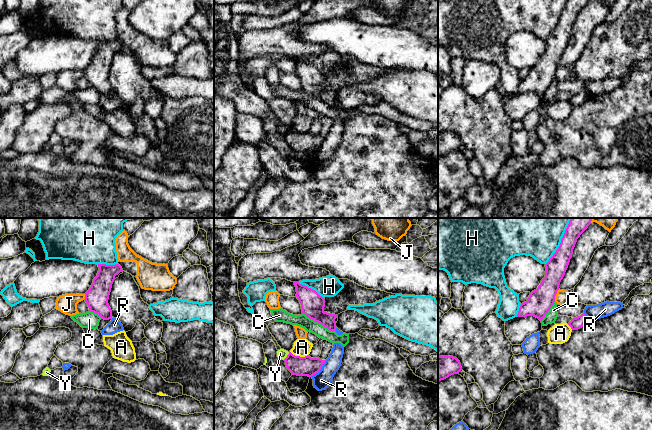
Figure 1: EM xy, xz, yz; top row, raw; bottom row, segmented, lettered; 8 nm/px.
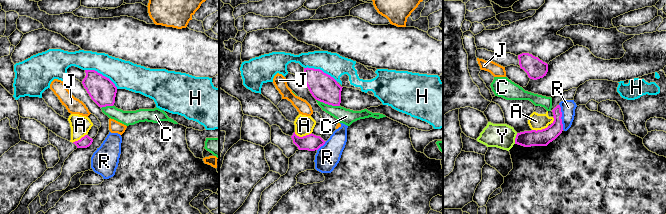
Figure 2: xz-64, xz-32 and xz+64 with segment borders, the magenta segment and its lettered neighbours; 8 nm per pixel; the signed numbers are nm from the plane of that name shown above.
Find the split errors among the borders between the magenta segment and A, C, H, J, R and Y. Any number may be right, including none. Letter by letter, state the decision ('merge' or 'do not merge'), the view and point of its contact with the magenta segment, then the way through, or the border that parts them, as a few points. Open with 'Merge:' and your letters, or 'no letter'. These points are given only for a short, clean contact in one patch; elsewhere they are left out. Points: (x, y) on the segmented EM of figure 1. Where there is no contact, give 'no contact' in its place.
Merge: no letter
A: do not merge | xz (299, 356)
C: do not merge | xz (318, 322) | along xz (302, 312), (334, 331)
H: do not merge | yz (561, 241)
J: do not merge | yz (555, 295)
R: do not merge | xz (320, 369)
Y: do not merge | xz (287, 356) | along xz (289, 352), (283, 359)

